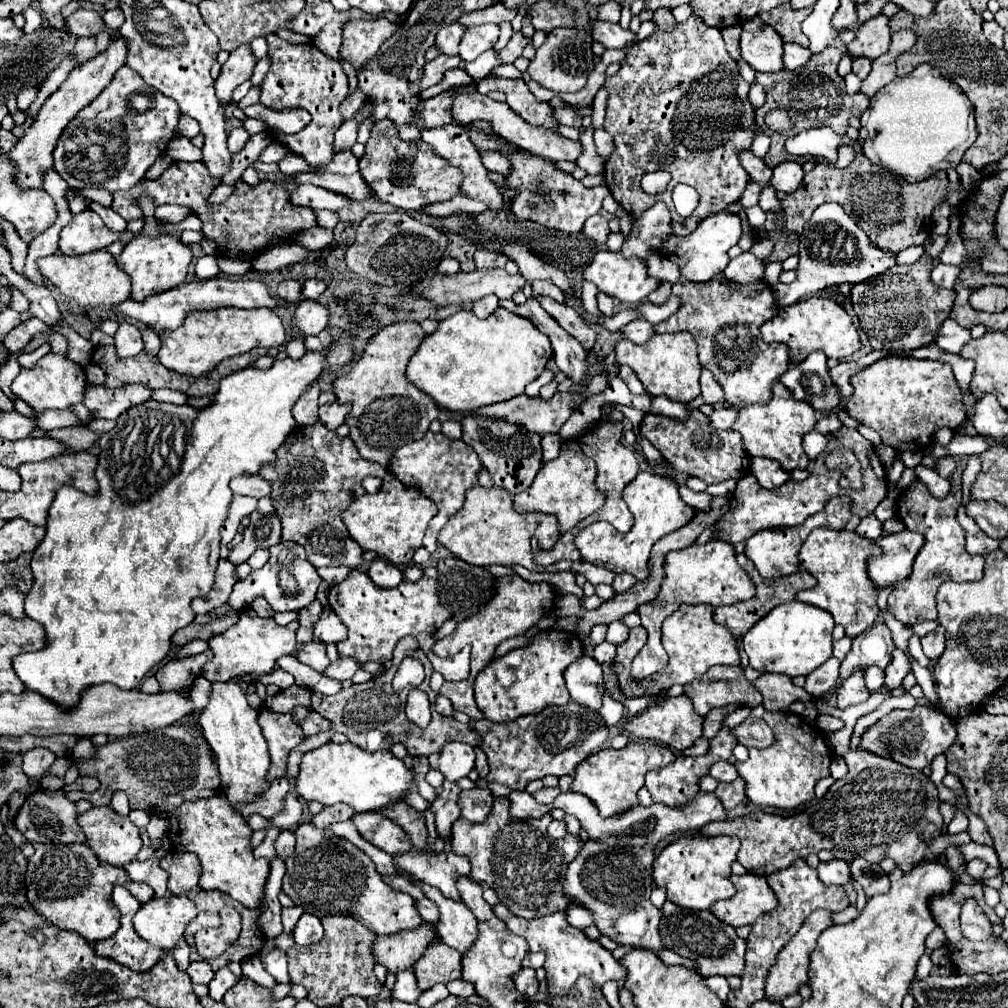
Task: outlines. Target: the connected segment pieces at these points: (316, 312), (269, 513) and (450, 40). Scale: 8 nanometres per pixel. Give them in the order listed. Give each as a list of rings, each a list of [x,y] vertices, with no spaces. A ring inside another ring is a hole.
[[[301,300],[293,316],[293,324],[301,330],[303,336],[317,336],[327,328],[327,322],[329,310],[317,300]]]
[[[261,498],[255,512],[251,512],[251,524],[243,532],[243,542],[233,546],[229,560],[233,564],[247,562],[247,558],[259,550],[275,546],[281,540],[281,524],[269,498]]]
[[[453,22],[449,26],[443,26],[437,34],[437,40],[435,40],[435,46],[441,48],[443,54],[449,54],[449,56],[455,56],[457,50],[459,50],[459,42],[465,34],[465,26],[459,24],[459,22]]]

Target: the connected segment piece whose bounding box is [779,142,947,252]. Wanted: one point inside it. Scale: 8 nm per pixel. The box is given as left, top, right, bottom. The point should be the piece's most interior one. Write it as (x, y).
(895, 214)

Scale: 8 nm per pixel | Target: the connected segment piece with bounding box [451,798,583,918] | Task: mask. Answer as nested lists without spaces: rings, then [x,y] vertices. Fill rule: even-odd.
[[[497,798],[489,818],[483,824],[471,824],[465,818],[459,818],[453,824],[451,850],[469,858],[469,878],[495,888],[501,904],[505,904],[515,916],[537,918],[557,910],[563,912],[571,902],[571,898],[565,898],[563,894],[563,874],[569,862],[579,854],[583,842],[571,836],[555,842],[549,834],[545,834],[549,822],[551,814],[545,814],[539,820],[517,820],[509,814],[507,798]],[[497,832],[507,832],[511,842],[507,840],[507,844],[503,844],[503,838],[499,838]]]

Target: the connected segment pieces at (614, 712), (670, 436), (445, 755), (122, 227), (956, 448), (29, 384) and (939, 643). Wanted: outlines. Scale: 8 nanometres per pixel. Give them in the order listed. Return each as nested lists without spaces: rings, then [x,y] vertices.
[[[607,692],[605,698],[603,698],[603,706],[601,706],[599,714],[601,714],[601,718],[603,718],[603,722],[607,726],[613,726],[613,724],[617,724],[623,718],[623,710],[625,710],[625,706],[621,702],[613,700],[611,694]]]
[[[691,410],[687,422],[677,422],[665,416],[645,414],[641,422],[641,434],[663,454],[673,470],[685,472],[705,480],[707,484],[719,484],[729,478],[743,478],[749,474],[749,454],[743,448],[743,438],[735,430],[713,430],[709,420],[699,410]]]
[[[447,742],[439,754],[439,770],[441,774],[457,782],[459,778],[465,778],[475,766],[475,750],[473,746],[465,742]]]
[[[93,204],[91,210],[95,210],[95,212],[101,216],[101,220],[105,222],[105,226],[107,226],[111,232],[125,232],[125,230],[127,230],[127,222],[125,222],[117,212],[113,212],[111,208],[105,208],[105,206],[101,206],[101,204]]]
[[[957,432],[945,450],[947,450],[949,456],[981,454],[981,452],[987,450],[987,442],[981,436],[971,436],[971,434],[965,434],[965,432]]]
[[[49,350],[33,368],[21,368],[17,378],[11,384],[13,394],[17,394],[21,400],[25,400],[35,412],[47,410],[47,408],[67,408],[71,404],[77,404],[83,400],[85,392],[85,372],[79,364],[71,362],[65,354],[57,354]]]
[[[937,626],[933,632],[925,634],[921,638],[921,646],[923,646],[923,652],[927,658],[939,658],[945,650],[945,628],[943,626]]]

